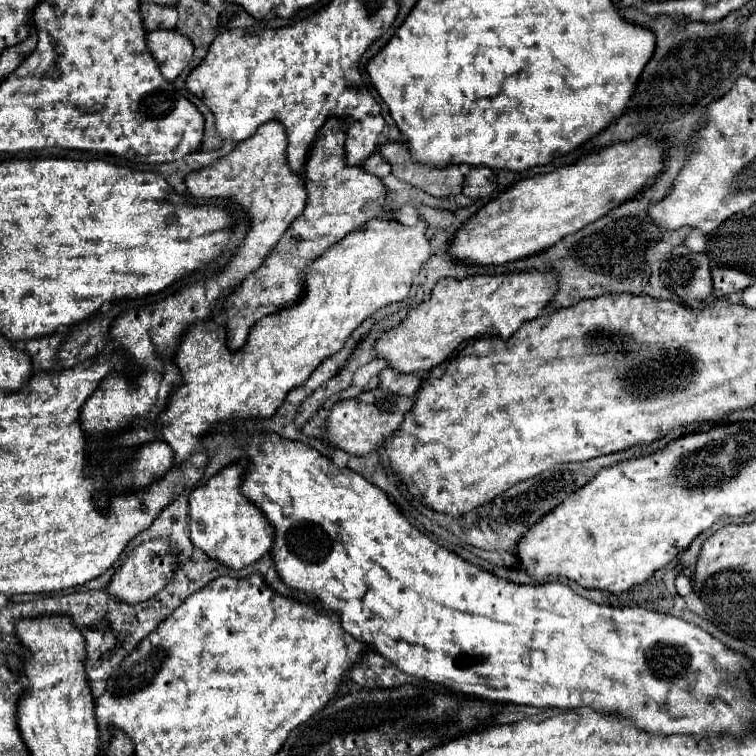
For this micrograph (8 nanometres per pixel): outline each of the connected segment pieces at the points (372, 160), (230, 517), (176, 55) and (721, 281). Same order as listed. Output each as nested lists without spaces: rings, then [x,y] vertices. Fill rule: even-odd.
[[[379,150],[373,152],[373,154],[363,162],[363,168],[365,168],[369,174],[379,176],[379,178],[385,178],[385,176],[391,174],[391,164],[387,164],[387,160],[381,158]]]
[[[233,464],[217,472],[207,484],[195,488],[189,494],[189,528],[193,546],[201,548],[209,558],[223,562],[229,568],[241,570],[263,554],[271,552],[275,530],[267,522],[265,514],[241,494],[241,482],[247,474],[245,464]]]
[[[155,30],[147,34],[151,54],[157,58],[165,78],[175,80],[193,58],[193,42],[177,30]]]
[[[713,268],[715,298],[727,298],[731,294],[743,292],[751,284],[751,274],[735,268]]]

